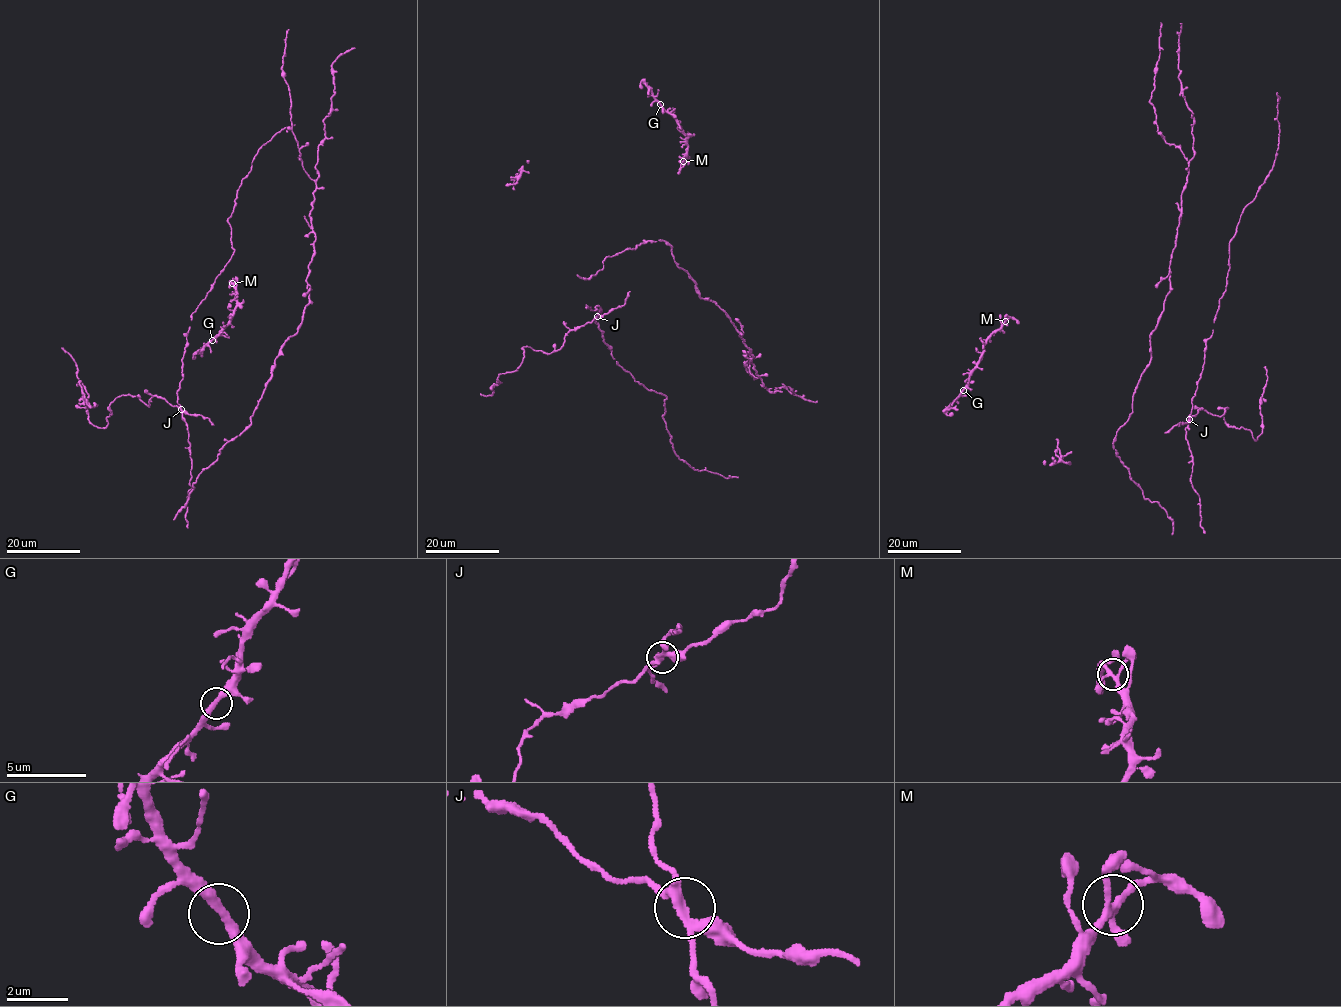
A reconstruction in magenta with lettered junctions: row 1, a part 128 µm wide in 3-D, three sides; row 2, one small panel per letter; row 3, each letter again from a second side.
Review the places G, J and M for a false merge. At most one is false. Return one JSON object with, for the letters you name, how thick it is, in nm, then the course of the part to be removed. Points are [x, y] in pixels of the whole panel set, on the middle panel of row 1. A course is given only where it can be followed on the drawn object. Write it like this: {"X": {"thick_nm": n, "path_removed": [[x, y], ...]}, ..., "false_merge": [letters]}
{"J": {"thick_nm": 280, "path_removed": [[597, 317], [571, 330], [551, 353], [523, 347], [517, 370], [500, 374], [492, 395], [480, 393]]}, "false_merge": ["J"]}

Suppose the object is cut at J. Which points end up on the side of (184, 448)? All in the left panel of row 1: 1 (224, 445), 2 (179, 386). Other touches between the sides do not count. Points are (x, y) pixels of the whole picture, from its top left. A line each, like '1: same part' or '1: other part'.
1: same part
2: same part

